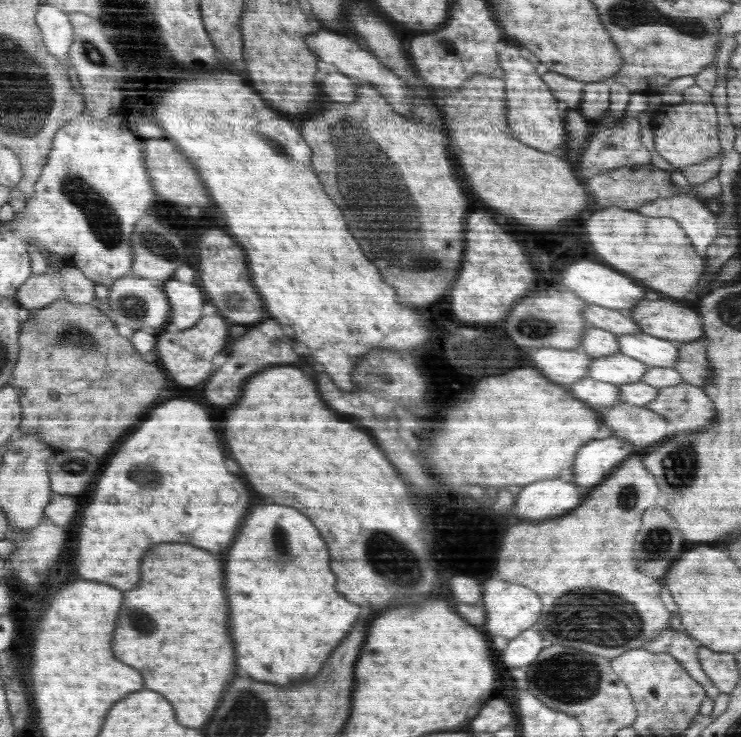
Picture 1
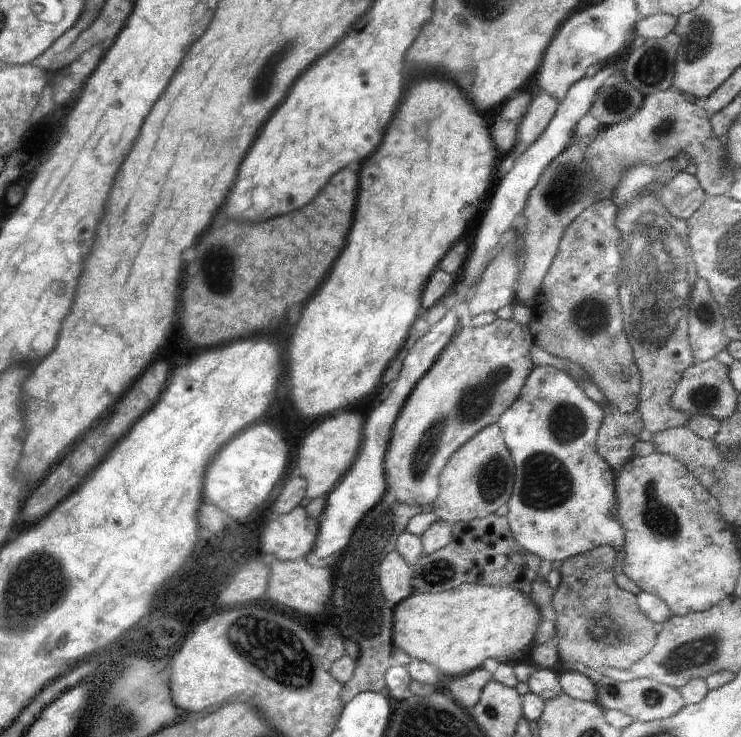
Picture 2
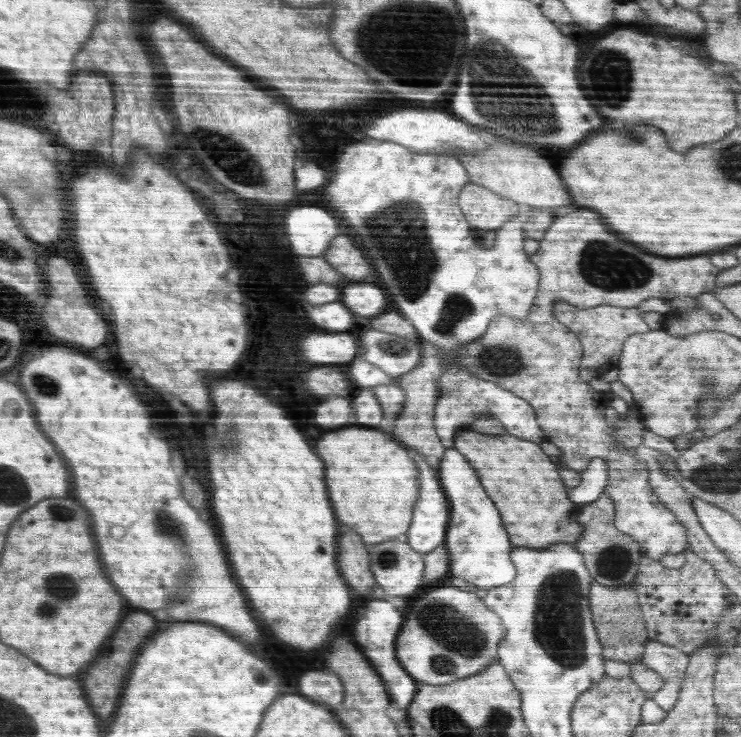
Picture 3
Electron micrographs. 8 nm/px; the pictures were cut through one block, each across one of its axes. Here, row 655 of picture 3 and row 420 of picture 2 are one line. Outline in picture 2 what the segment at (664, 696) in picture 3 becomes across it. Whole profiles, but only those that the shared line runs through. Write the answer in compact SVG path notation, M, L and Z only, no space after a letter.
M669 159L658 165L639 163L629 167L613 192L610 199L617 204L617 228L621 232L619 245L624 268L621 270L619 281L620 300L624 307L625 336L632 346L633 358L641 372L640 399L637 400L637 412L645 421L646 429L652 434L666 431L688 424L685 413L674 409L672 394L676 390L681 376L694 363L692 346L688 346L688 300L674 300L674 298L688 298L696 281L696 264L692 260L692 246L689 244L689 229L686 220L674 217L666 206L657 198L657 190L669 183L680 169L672 165Z

